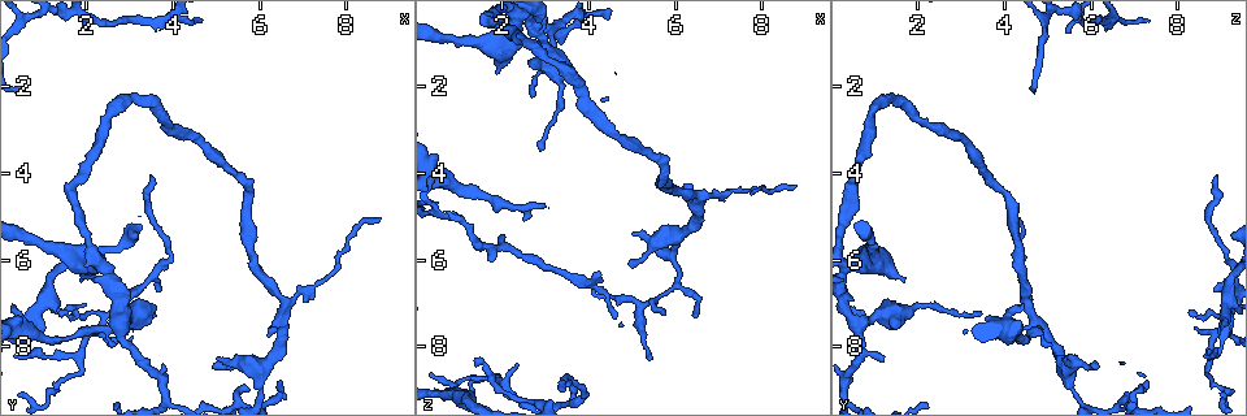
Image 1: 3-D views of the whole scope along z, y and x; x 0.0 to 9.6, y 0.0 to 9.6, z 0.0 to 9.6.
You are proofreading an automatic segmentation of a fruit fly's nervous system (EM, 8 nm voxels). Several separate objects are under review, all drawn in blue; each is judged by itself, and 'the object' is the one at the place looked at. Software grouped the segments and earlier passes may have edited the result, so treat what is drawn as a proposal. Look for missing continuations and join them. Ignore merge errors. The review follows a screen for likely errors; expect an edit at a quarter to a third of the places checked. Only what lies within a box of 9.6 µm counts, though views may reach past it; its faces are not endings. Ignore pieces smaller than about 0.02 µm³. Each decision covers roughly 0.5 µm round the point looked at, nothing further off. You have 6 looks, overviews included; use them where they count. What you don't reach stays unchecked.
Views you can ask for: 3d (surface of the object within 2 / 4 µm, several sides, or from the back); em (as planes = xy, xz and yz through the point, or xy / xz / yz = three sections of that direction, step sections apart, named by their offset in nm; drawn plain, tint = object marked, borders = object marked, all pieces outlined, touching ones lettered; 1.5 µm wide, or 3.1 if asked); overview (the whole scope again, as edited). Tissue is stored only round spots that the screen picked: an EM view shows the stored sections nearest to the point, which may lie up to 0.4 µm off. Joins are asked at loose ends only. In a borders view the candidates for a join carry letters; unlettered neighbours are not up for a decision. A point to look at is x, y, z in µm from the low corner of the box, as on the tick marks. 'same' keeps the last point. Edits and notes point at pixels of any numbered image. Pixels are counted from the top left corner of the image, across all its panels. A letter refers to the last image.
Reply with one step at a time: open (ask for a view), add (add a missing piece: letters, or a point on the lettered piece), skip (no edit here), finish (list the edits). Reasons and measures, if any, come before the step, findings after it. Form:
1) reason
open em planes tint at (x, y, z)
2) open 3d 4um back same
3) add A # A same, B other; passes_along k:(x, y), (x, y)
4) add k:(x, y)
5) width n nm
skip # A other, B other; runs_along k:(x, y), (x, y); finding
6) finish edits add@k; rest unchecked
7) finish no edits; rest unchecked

an open end
open 3d 2um back at (6.45, 8.80, 7.40)

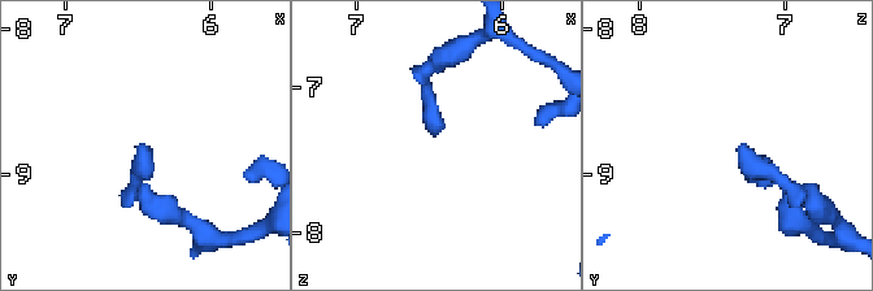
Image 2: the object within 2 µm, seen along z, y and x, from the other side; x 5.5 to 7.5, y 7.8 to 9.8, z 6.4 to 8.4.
shape alone is not enough
open em xy step 8 tint at (6.50, 8.80, 7.32)

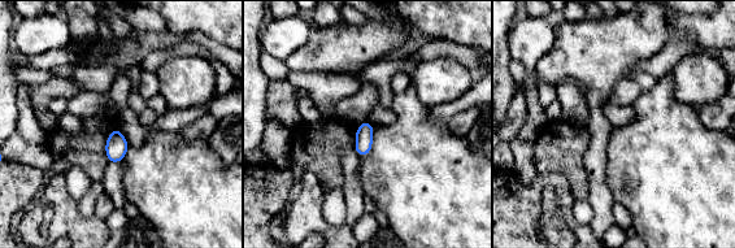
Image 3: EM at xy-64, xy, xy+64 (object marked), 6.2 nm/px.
open em planes borders same

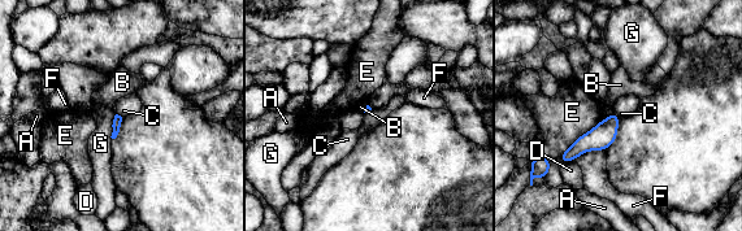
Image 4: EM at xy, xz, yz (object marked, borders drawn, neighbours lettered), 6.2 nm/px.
skip # A other, B other, C other, D other, E other, F other, G other; no lettered piece goes on from it

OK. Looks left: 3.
thin end
open 3d 4um at (1.40, 7.25, 8.35)

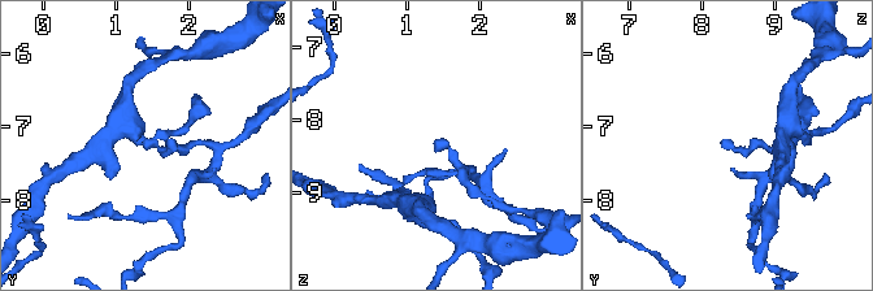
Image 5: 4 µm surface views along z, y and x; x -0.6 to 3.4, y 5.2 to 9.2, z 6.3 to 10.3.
need the tissue
open em planes borders at (1.40, 7.15, 8.25)

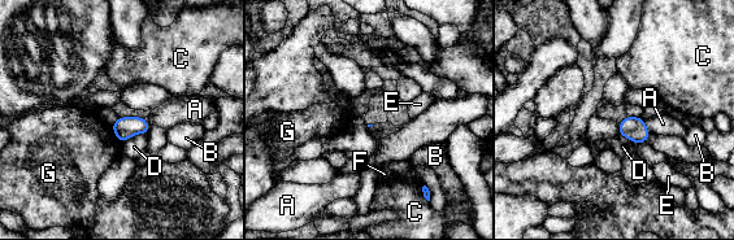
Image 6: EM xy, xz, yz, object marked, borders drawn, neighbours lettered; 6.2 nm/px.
skip # A other, B other, C other, D other, E other, F other, G other; border 6:(111, 126), (114, 136), (121, 143); no lettered piece goes on from it

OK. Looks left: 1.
finish no edits; rest unchecked

